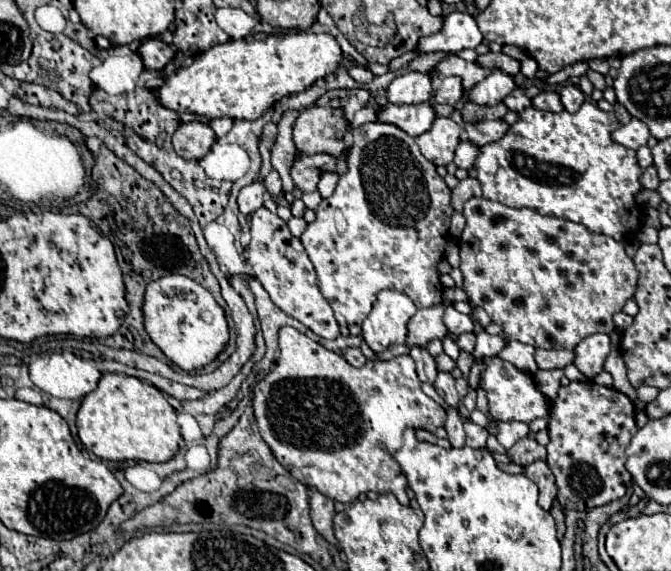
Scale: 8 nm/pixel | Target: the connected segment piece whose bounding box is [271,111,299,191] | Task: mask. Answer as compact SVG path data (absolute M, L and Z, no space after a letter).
M285 111L281 121L277 123L279 127L279 135L275 139L275 145L271 149L271 163L273 163L273 169L279 171L281 175L281 181L283 181L283 191L293 191L295 185L293 185L293 177L291 177L291 167L293 167L293 161L295 161L295 153L297 149L289 149L289 143L291 143L291 131L293 131L293 121L295 117L299 115L299 111Z

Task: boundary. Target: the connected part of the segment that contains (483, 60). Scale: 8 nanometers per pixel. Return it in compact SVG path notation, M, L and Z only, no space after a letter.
M485 53L477 57L477 63L481 63L483 67L497 67L509 75L517 75L521 71L521 61L505 55L505 53Z

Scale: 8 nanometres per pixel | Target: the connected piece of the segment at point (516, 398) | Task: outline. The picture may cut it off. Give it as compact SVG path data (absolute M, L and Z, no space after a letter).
M487 357L485 359L487 369L481 373L479 385L487 391L489 399L489 413L497 421L523 421L531 423L537 417L543 417L547 413L549 399L537 389L535 381L531 375L521 373L517 367L509 365L507 361L501 361L497 357Z

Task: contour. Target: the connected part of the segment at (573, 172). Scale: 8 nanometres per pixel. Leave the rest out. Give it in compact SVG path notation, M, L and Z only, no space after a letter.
M585 101L575 113L549 113L529 107L521 113L521 119L509 127L503 139L481 147L475 167L479 171L477 179L483 185L483 195L509 207L529 207L543 215L583 223L589 231L609 235L615 241L633 237L643 225L643 209L635 201L635 195L643 189L643 169L633 149L625 149L611 139L611 133L619 127L621 123L615 113L601 111L595 101Z

